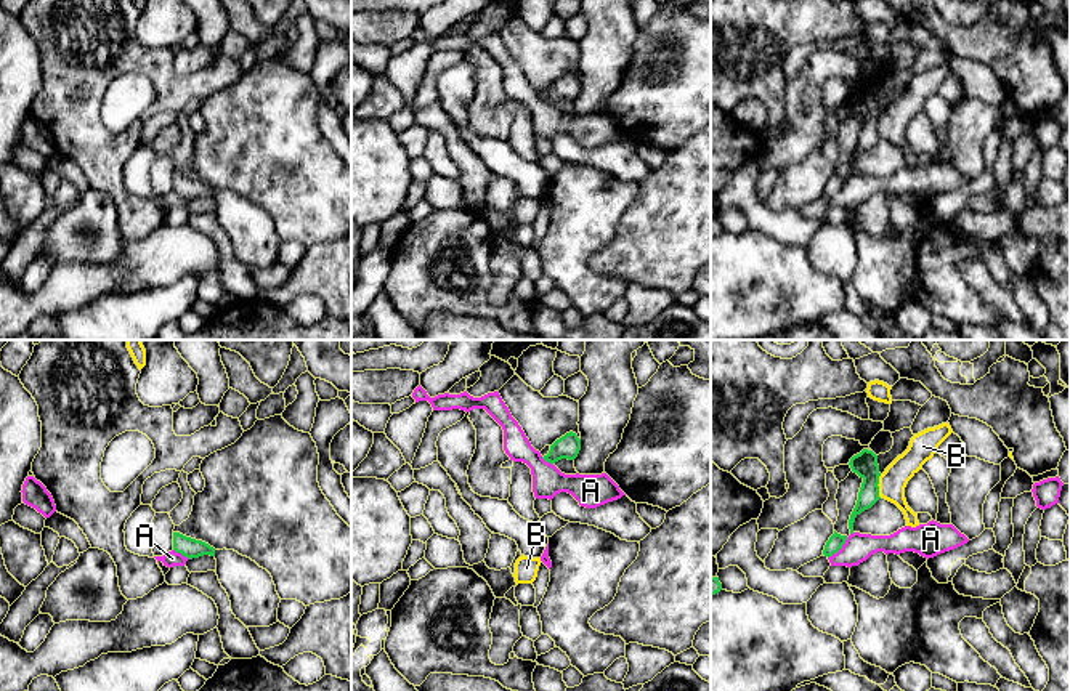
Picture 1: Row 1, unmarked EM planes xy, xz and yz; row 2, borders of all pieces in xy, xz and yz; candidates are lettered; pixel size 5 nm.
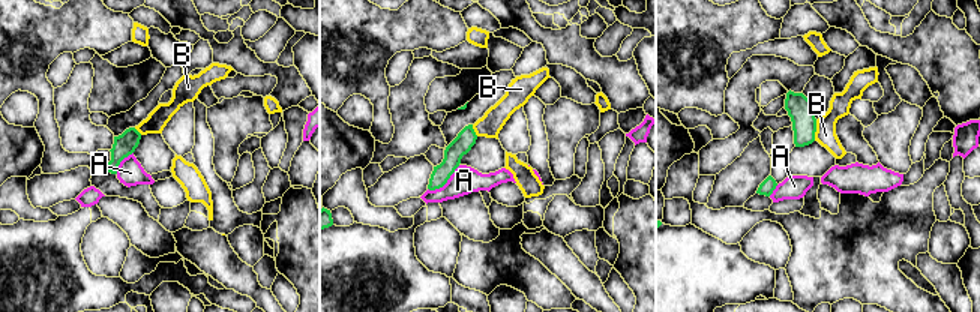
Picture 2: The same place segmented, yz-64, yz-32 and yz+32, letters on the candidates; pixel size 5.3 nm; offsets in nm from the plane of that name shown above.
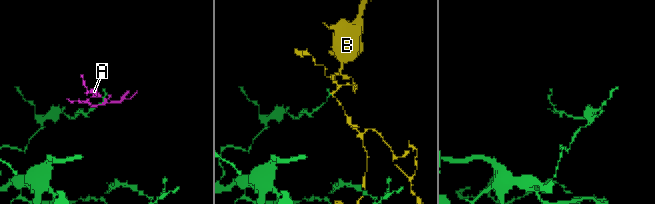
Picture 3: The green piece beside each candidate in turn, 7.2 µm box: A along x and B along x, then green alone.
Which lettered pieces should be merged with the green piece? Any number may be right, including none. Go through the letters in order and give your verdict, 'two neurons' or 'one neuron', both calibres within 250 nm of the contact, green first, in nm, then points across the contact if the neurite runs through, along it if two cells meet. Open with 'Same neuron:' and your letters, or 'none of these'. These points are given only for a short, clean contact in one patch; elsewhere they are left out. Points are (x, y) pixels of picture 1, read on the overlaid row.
Same neuron: none of these
A: two neurons | 80/140 nm | along yz (847, 537), (828, 558)
B: two neurons | 130/140 nm | along yz (881, 475), (878, 484), (879, 497)

